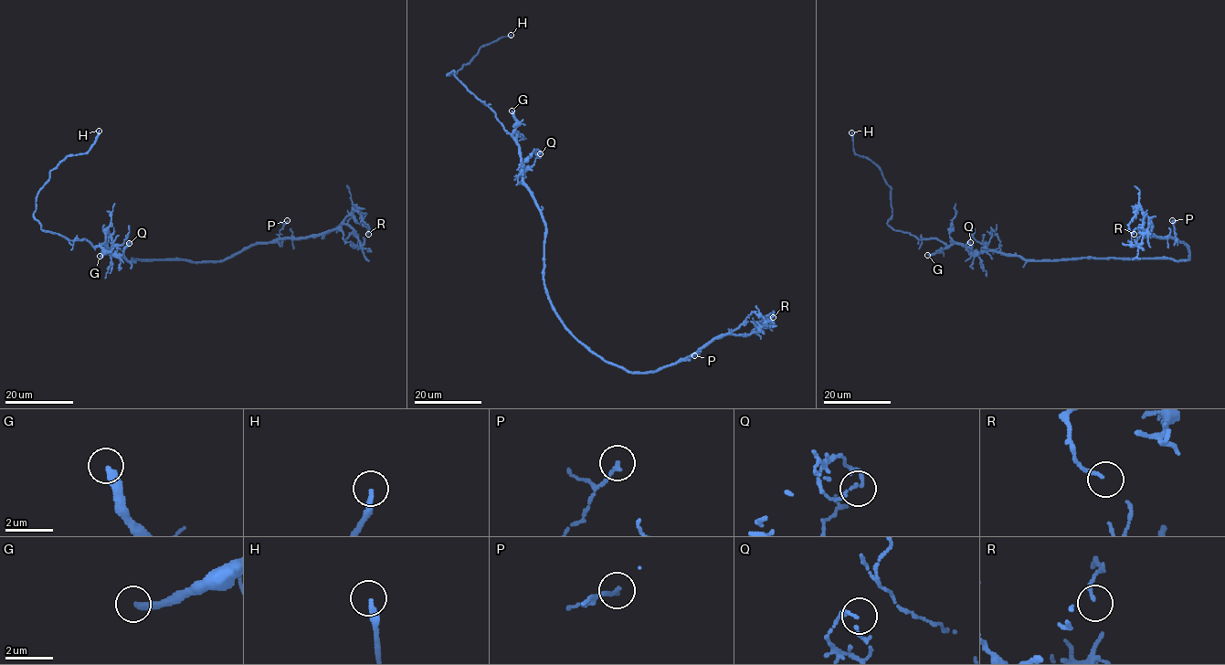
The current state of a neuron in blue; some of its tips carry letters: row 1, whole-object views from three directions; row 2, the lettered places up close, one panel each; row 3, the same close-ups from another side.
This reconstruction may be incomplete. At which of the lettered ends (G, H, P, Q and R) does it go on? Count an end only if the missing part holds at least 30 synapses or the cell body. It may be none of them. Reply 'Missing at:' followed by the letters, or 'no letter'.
Missing at: G, H

